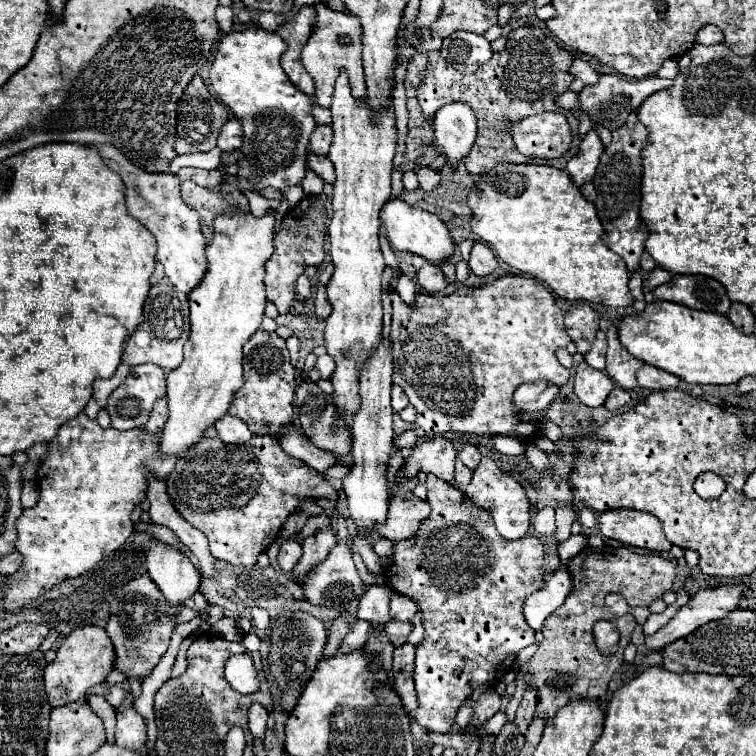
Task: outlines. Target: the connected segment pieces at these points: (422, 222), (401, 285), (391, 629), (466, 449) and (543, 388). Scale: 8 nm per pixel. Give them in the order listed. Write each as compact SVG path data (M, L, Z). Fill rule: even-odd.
M391 198L381 208L381 224L387 230L387 240L393 250L405 250L419 256L425 256L431 264L441 264L453 254L453 240L445 222L431 212L409 206L403 198Z
M403 274L403 276L399 278L399 282L397 282L395 290L401 294L403 302L413 304L413 302L415 302L415 292L417 292L417 282L415 282L415 278L411 278L411 276L405 276L405 274Z
M389 620L387 626L385 626L385 632L387 632L387 638L391 640L391 644L397 648L397 646L403 646L407 642L407 636L411 634L413 630L413 624L411 622L397 622L397 620Z
M463 444L463 448L459 450L459 458L469 470L475 470L479 460L481 460L481 452L479 452L479 448L475 444Z
M529 382L529 384L523 384L513 394L513 408L519 414L541 412L553 402L557 392L559 392L559 386L555 386L551 382Z

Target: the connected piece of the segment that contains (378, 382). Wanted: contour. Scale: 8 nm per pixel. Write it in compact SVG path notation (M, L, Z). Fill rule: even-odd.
M381 340L379 350L367 362L367 368L359 376L361 386L361 408L353 416L351 432L353 432L353 464L355 468L343 480L343 490L347 494L349 514L359 528L373 528L375 522L383 522L387 516L387 460L393 452L393 408L389 400L391 392L391 374L393 374L393 360L391 360L391 342Z

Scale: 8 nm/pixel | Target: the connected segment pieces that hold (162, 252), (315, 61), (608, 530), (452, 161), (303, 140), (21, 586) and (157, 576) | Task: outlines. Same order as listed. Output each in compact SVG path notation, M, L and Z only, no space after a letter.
M99 144L99 146L93 146L93 148L97 148L97 152L103 158L105 166L111 168L113 172L117 172L121 176L121 180L125 184L127 212L133 218L137 218L153 234L153 238L157 240L155 260L165 266L165 276L171 280L171 284L177 290L189 292L189 288L193 288L199 282L199 278L203 278L203 272L205 272L205 236L201 232L197 212L193 212L191 208L187 208L185 202L181 200L181 182L179 182L179 178L175 178L173 174L149 174L149 172L143 172L141 168L135 168L115 146Z
M325 2L313 4L313 10L317 14L317 22L313 26L313 34L303 46L303 66L309 72L309 76L315 82L315 102L319 106L329 108L331 106L331 96L333 96L333 86L337 80L337 74L341 68L347 68L349 80L351 80L351 90L355 98L365 98L367 88L365 88L365 76L363 76L363 66L361 66L361 22L357 20L355 14L347 10L331 10Z
M637 510L603 512L599 516L599 530L607 538L655 552L671 550L673 546L665 538L661 522L647 512L637 512Z
M451 102L437 110L435 120L435 146L447 156L449 166L457 166L465 158L477 134L477 118L463 102Z
M247 28L241 32L229 32L221 38L217 44L215 60L211 66L211 88L217 92L217 96L233 110L237 118L243 122L243 160L239 166L239 182L241 192L255 190L259 192L265 186L273 186L277 190L283 190L287 182L299 184L307 170L307 148L309 148L309 136L315 128L315 120L311 116L311 98L299 92L287 74L283 72L279 58L285 52L287 44L277 36L277 32L267 32L263 28Z
M85 412L59 428L37 472L39 502L17 520L17 550L25 562L19 572L9 576L5 594L5 608L9 612L31 608L31 600L41 596L43 590L65 578L85 574L109 552L125 544L133 534L129 514L145 498L147 468L155 476L165 478L177 462L159 460L155 444L159 444L159 436L151 436L147 430L103 430Z
M153 540L147 548L147 558L145 558L145 564L147 564L147 574L149 578L157 584L157 588L163 592L165 600L169 606L183 606L187 598L193 598L193 594L199 590L199 572L197 568L193 566L193 562L183 556L179 552L179 548L175 546L169 546L169 544L163 544L159 540Z

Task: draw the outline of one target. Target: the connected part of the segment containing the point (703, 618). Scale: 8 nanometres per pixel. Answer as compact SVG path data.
M719 586L719 588L701 588L685 606L681 606L675 614L675 618L671 618L661 630L657 630L651 636L645 636L645 648L649 652L659 652L663 650L667 644L691 634L693 630L697 630L699 626L711 622L711 620L721 620L727 616L729 610L735 610L739 604L739 598L745 594L745 586Z

